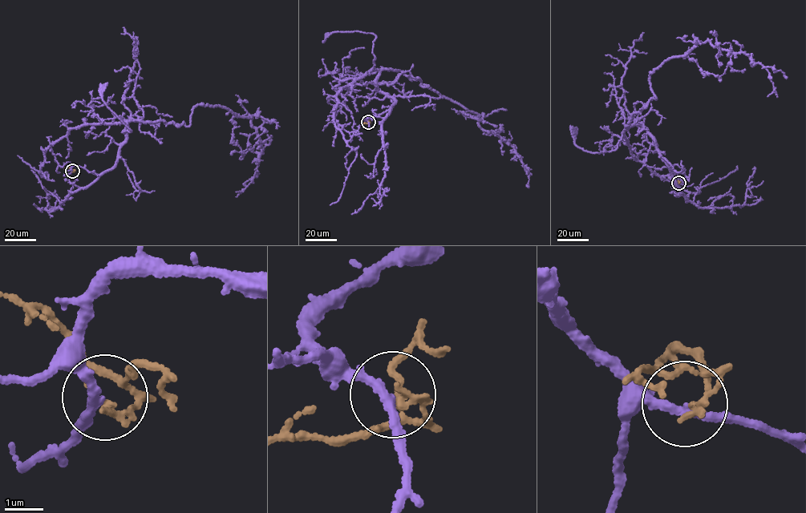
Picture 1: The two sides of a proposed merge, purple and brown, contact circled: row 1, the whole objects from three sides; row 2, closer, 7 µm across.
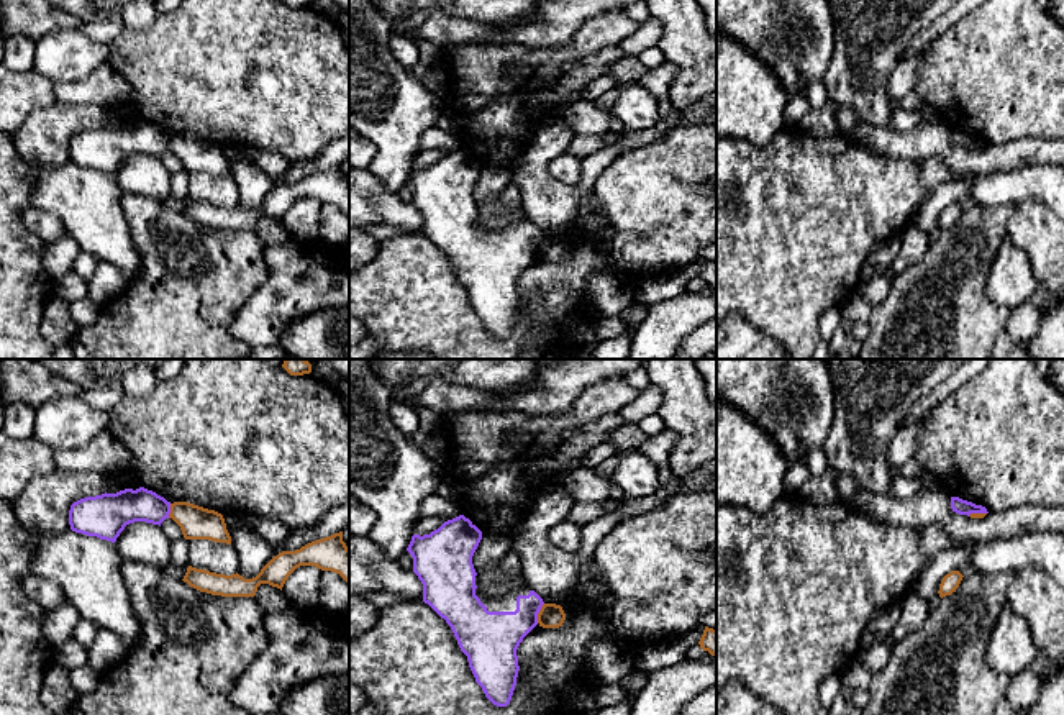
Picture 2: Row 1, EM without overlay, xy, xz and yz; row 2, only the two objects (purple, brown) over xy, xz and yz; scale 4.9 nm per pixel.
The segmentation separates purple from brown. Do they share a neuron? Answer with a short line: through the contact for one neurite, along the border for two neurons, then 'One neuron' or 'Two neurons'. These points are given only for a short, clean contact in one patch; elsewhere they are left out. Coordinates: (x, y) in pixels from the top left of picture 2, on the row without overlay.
Two neurons

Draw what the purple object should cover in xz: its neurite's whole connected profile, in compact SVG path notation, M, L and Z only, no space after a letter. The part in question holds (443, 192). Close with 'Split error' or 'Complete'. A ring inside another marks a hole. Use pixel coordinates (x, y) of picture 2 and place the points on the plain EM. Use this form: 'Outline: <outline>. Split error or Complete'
Outline: M459 148L444 154L430 167L413 167L407 184L413 190L413 205L423 216L423 235L451 259L485 330L497 339L507 339L520 303L516 282L523 271L538 257L538 246L544 235L528 220L498 233L479 231L472 189L480 172L482 164L469 151Z. Split error

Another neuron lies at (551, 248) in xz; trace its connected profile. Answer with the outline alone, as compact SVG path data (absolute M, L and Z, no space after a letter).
M543 236L538 246L538 256L543 261L559 261L566 253L566 246L561 238Z

